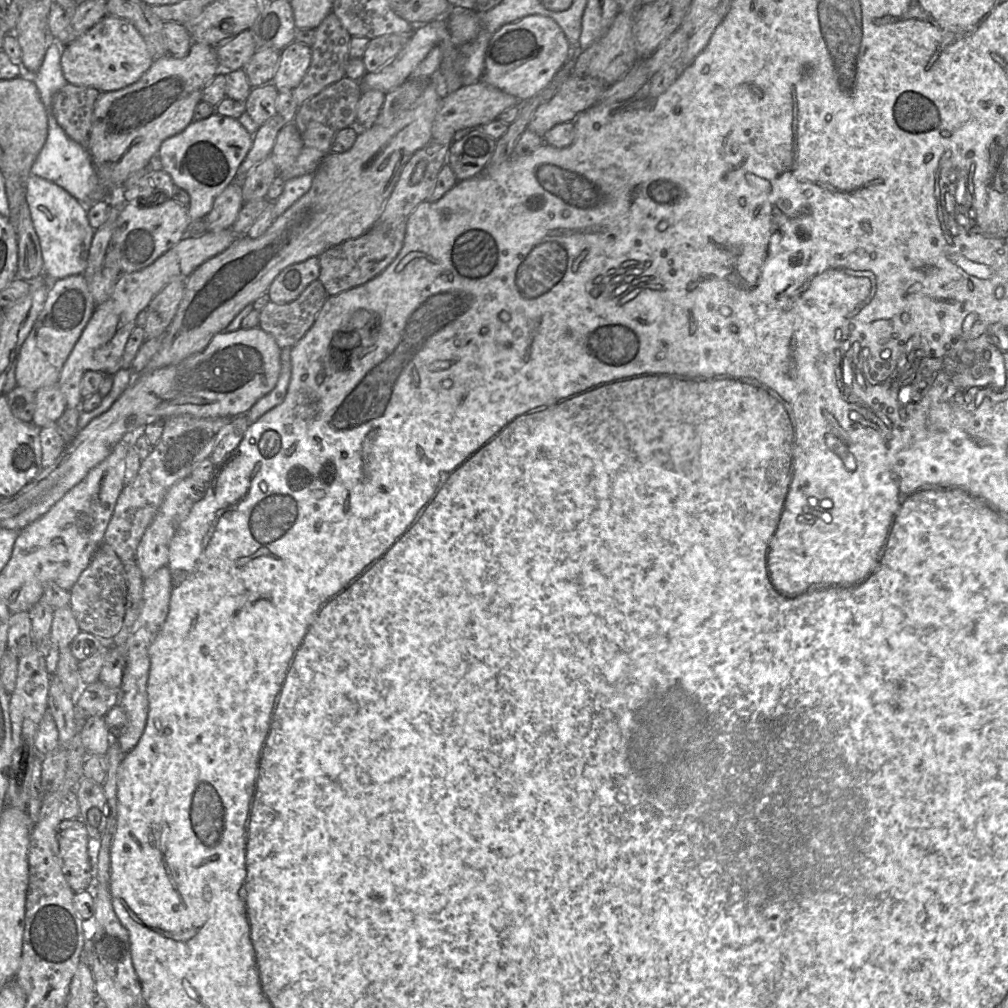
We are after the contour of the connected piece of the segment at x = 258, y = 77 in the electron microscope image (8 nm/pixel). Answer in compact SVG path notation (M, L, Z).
M272 48L257 49L242 68L252 88L272 83L280 60L280 51Z

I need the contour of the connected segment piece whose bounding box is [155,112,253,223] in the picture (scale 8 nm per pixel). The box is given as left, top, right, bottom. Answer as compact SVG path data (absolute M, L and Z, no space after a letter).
M214 112L209 117L192 121L182 132L164 140L155 159L156 165L171 177L174 185L185 190L190 196L188 213L191 223L205 219L212 210L214 201L237 177L237 170L252 147L253 135L237 119Z

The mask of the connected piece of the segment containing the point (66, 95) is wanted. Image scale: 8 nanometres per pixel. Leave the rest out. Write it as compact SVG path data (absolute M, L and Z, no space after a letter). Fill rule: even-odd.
M67 83L53 97L53 115L67 136L88 147L94 105L100 91Z

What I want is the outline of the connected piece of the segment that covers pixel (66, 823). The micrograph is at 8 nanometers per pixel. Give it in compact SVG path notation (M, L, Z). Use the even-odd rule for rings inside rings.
M80 819L62 820L57 829L59 855L66 882L73 892L91 890L95 863L93 841Z

